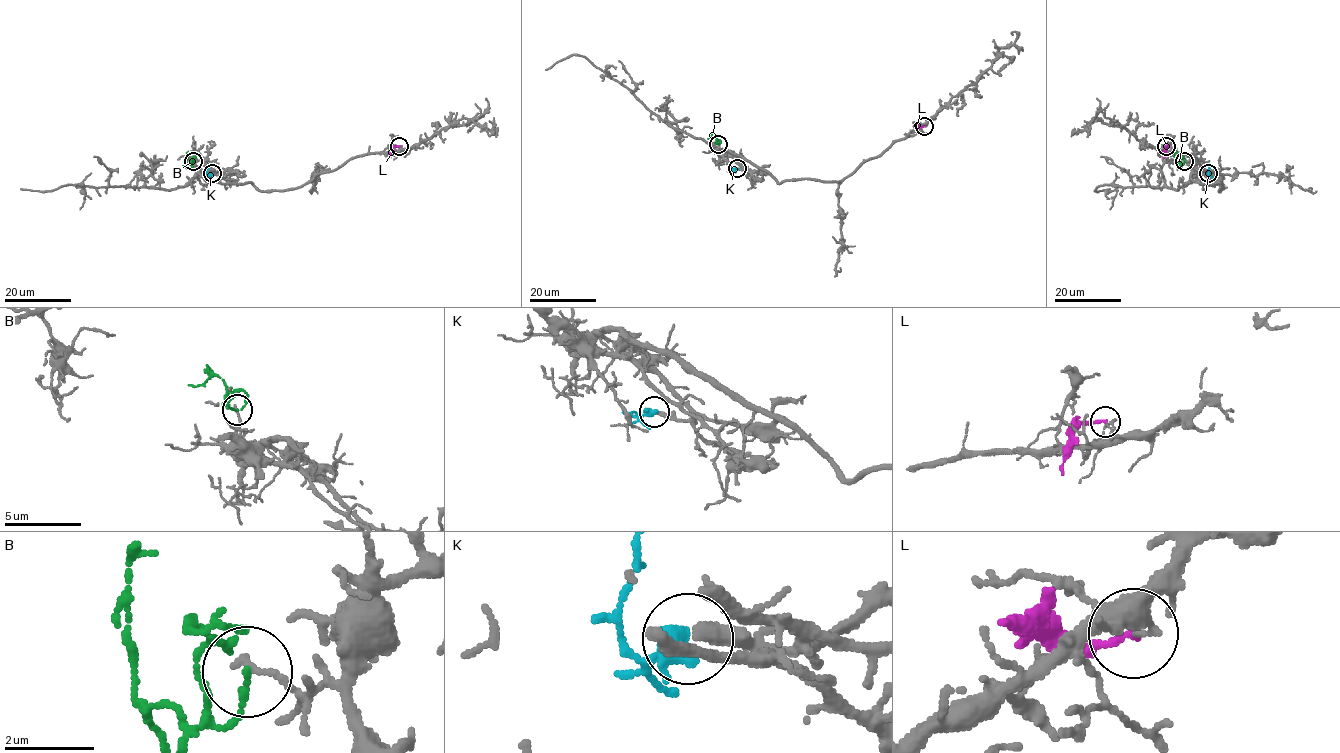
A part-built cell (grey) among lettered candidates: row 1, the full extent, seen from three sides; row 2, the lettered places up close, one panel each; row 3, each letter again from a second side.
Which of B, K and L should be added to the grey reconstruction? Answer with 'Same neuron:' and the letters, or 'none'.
Same neuron: K

